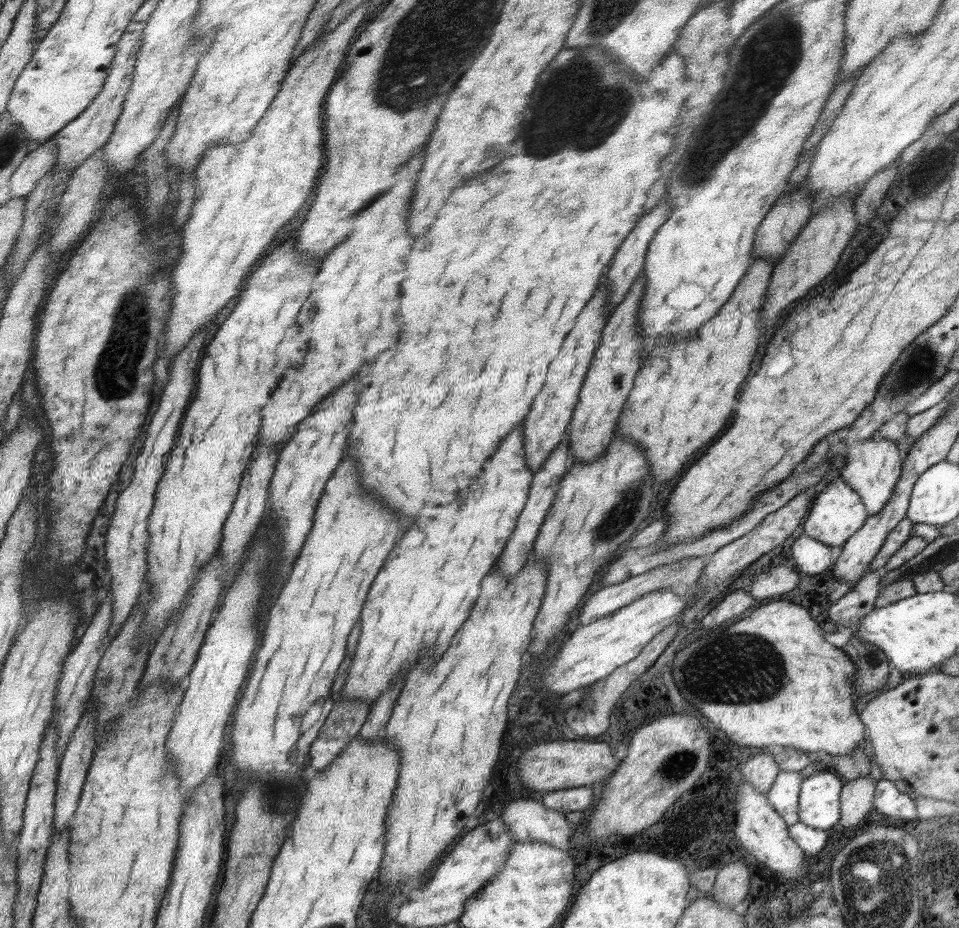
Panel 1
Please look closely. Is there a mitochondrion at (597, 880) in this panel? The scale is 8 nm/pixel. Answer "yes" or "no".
no

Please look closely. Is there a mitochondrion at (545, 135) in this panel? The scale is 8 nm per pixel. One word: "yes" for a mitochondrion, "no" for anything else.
yes

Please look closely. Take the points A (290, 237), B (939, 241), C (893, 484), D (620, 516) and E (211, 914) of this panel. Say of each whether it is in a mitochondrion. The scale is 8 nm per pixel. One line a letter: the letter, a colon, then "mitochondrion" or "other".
A: other
B: other
C: other
D: mitochondrion
E: other

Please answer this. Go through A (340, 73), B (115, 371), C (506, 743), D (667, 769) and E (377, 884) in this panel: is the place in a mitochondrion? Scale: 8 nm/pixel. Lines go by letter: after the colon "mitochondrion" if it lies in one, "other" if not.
A: other
B: mitochondrion
C: other
D: mitochondrion
E: other

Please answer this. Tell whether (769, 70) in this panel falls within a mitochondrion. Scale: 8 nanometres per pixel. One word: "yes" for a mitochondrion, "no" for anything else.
yes

